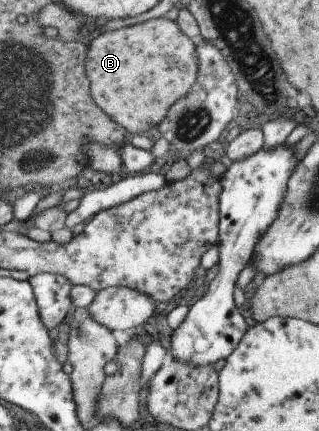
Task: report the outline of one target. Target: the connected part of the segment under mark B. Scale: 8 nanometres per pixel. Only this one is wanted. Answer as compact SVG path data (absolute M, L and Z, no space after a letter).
M167 16L105 35L97 32L87 60L95 102L130 133L159 131L174 106L187 98L198 83L202 63L198 47L182 26Z

